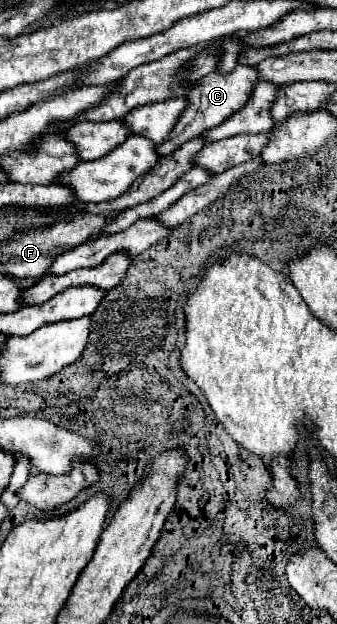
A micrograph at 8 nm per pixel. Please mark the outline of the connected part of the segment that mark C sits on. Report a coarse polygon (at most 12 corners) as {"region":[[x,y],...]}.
{"region":[[255,67],[205,75],[185,95],[173,133],[157,145],[169,155],[217,127],[249,99]]}

